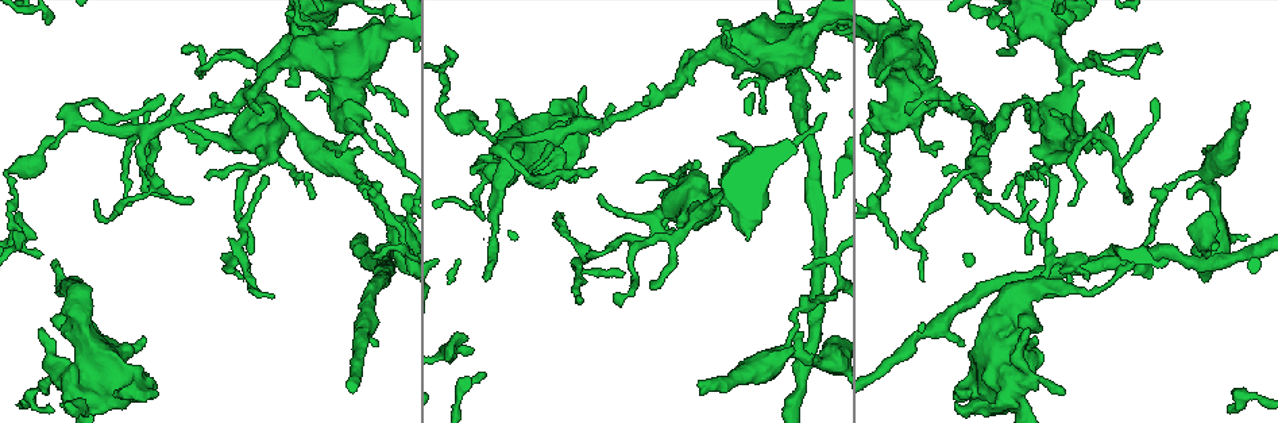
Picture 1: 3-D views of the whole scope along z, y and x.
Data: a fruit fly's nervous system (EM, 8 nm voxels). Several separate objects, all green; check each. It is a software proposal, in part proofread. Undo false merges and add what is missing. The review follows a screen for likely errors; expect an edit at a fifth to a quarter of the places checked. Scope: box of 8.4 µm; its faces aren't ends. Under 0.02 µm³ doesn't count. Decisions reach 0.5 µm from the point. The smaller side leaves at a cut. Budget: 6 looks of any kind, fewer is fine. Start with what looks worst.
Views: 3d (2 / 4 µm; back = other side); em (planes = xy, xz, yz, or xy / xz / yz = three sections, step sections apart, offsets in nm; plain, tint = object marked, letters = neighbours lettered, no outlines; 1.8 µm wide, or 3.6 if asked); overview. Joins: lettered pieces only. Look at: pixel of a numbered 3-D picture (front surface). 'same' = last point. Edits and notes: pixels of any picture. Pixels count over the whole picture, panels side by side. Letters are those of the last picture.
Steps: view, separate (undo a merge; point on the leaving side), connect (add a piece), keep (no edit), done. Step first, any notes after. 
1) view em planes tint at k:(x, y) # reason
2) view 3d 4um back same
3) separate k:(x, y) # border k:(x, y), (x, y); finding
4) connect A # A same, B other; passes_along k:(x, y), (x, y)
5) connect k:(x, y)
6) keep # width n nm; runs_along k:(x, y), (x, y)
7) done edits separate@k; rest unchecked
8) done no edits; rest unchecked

view 3d 4um at 1:(1032, 343) # free end

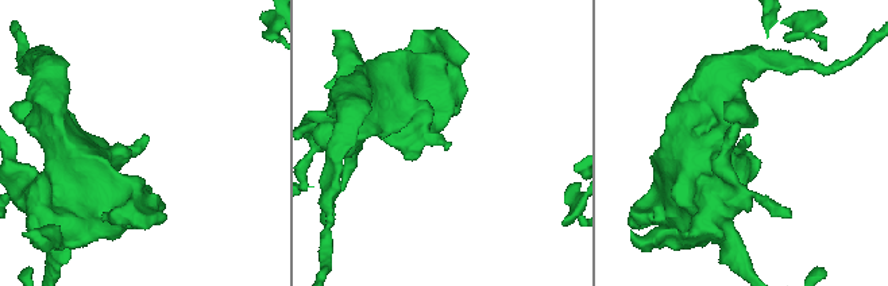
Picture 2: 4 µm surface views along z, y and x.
view em planes tint at 2:(449, 144) # shape alone is not enough

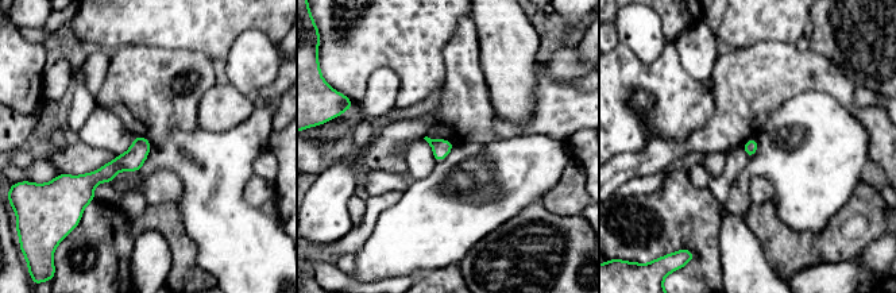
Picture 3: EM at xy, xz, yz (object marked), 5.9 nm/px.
view em planes letters same

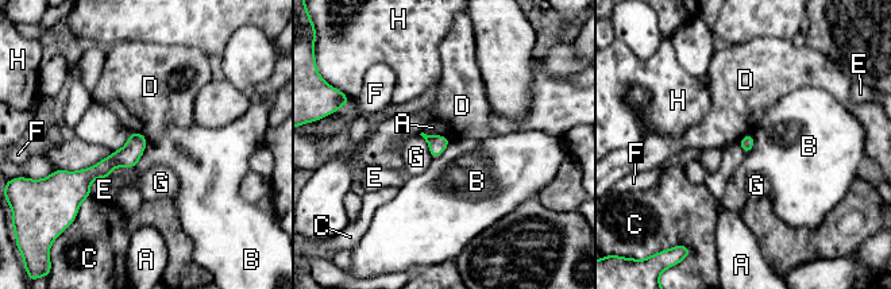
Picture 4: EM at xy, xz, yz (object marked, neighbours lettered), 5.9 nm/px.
keep # A other, B other, C other, D other, E other, F other, G other, H other; runs_along 4:(143, 141), (126, 157), (73, 185); no lettered piece goes on from it

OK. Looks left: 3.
view 3d 4um at 1:(1124, 261) # closes a loop

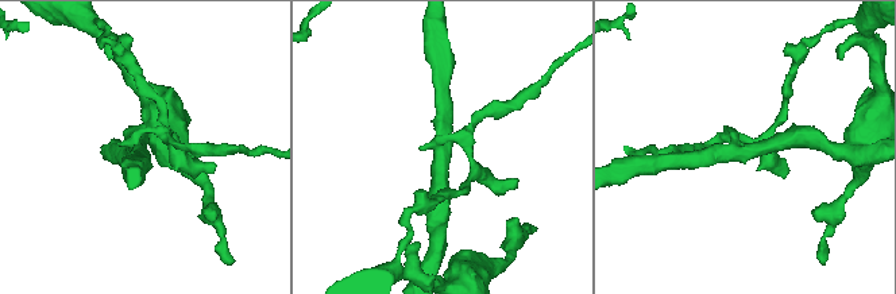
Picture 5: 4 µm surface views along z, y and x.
view em planes tint at 5:(740, 149) # arms 4

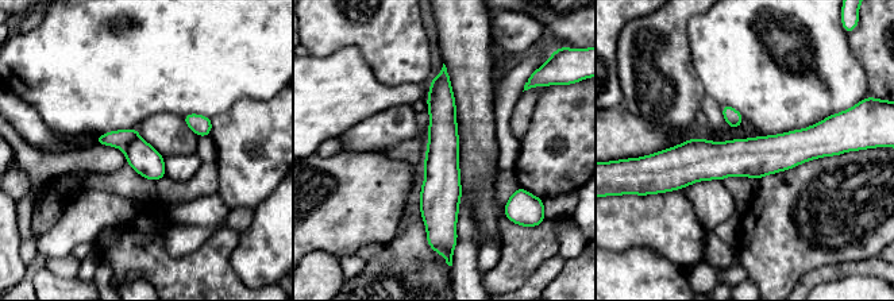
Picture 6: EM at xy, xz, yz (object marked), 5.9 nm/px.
view em planes letters same # see the neighbours

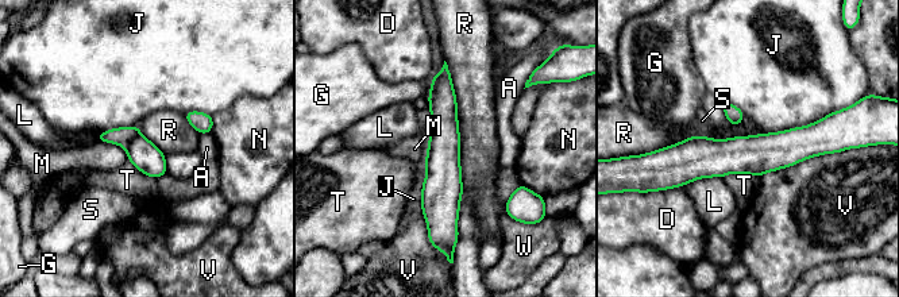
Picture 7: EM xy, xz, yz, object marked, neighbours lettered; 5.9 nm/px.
separate 7:(145, 155) # A other, D other, G other, J other, L other, M other, N other, R other, S other, T other, V other, W other; border 7:(139, 132), (124, 146); a second cell is stuck on

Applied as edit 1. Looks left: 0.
done edits separate@7; rest unchecked

